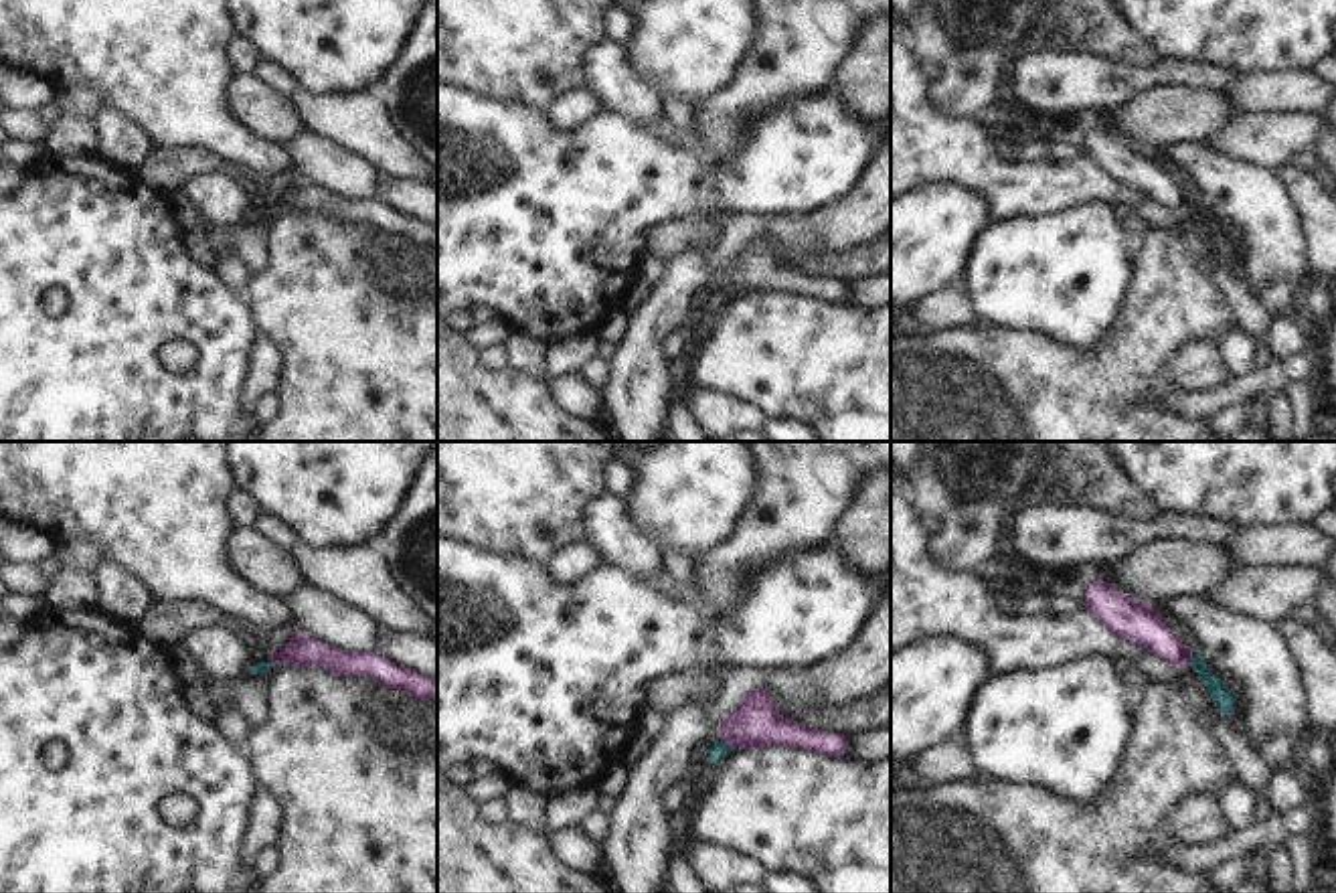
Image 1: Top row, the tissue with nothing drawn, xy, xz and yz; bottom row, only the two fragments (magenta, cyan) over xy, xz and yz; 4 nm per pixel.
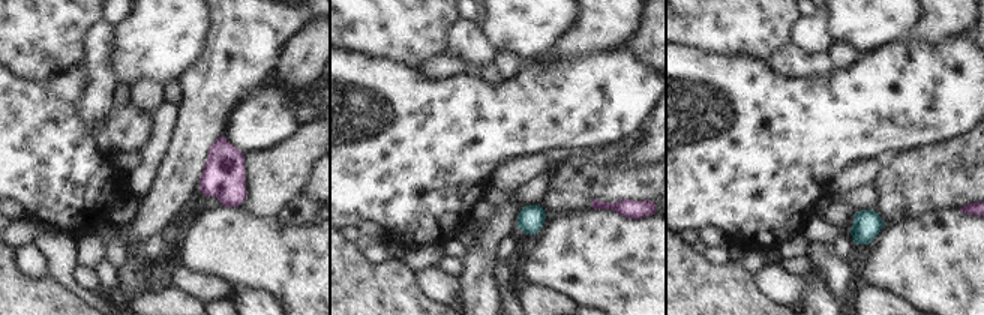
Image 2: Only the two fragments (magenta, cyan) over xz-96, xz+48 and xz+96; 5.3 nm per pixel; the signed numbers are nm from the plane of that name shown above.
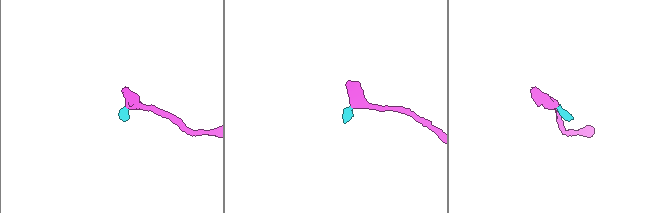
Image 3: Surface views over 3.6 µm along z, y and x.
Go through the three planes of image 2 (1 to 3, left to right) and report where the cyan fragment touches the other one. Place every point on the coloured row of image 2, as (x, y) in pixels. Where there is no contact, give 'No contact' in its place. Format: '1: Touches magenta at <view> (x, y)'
1: No contact
2: No contact
3: No contact.

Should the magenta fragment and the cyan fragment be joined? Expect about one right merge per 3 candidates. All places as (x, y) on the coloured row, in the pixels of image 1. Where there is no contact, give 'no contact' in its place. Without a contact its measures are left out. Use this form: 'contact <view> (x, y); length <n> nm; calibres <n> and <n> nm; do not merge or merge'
contact xz (727, 742); length 70 nm; calibres 200 and 70 nm; do not merge

